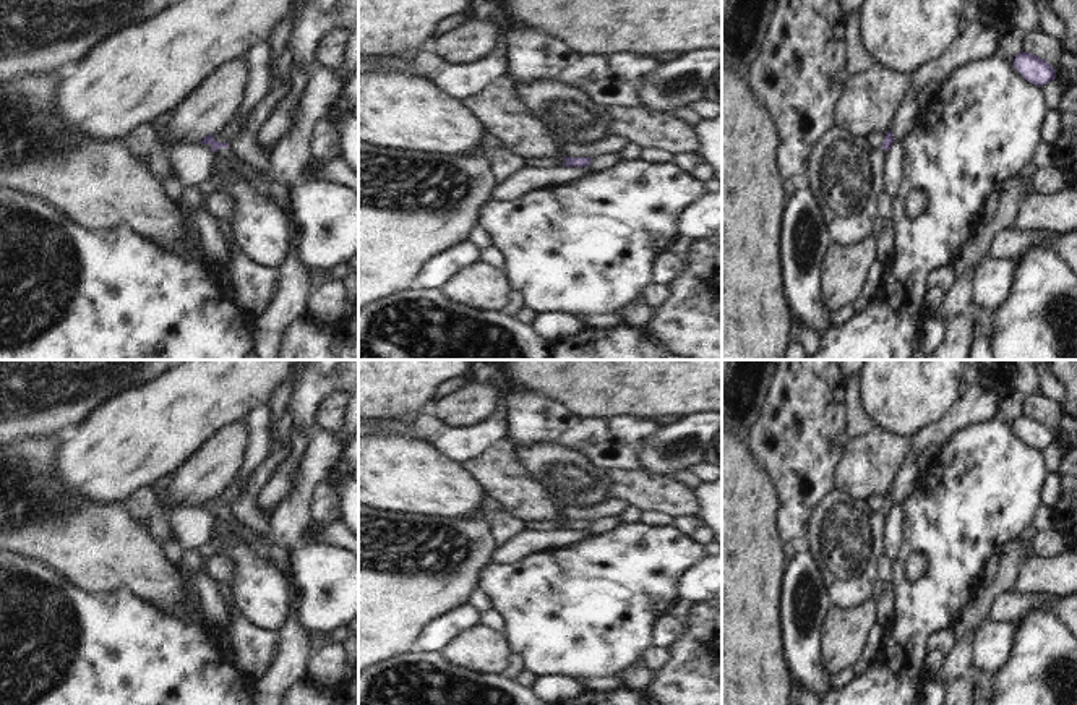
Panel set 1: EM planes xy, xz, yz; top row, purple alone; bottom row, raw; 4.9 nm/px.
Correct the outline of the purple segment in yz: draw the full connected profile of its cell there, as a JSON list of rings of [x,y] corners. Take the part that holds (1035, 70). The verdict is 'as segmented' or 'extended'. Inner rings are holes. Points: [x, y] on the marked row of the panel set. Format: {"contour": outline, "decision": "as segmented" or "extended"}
{"contour": [[[1023,50],[1015,55],[1014,66],[1028,83],[1036,86],[1056,79],[1056,70],[1046,60]]], "decision": "as segmented"}

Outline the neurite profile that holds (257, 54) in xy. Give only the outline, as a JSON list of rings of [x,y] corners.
[[[263,36],[248,45],[245,52],[248,65],[247,86],[242,92],[242,99],[237,104],[237,110],[232,120],[214,135],[216,141],[227,143],[230,146],[238,136],[251,109],[269,91],[268,68],[266,68],[268,57],[269,57],[268,36]]]

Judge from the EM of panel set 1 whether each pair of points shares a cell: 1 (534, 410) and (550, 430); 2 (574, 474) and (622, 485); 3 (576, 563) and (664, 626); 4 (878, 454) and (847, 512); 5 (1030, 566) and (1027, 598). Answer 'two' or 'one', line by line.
1: one
2: two
3: two
4: two
5: two

